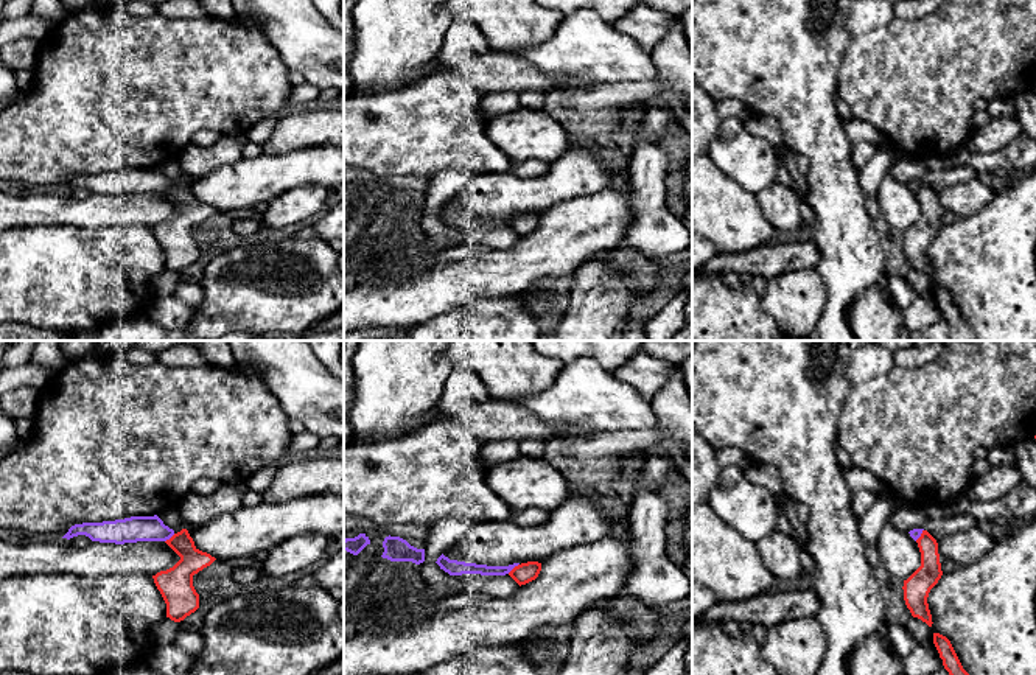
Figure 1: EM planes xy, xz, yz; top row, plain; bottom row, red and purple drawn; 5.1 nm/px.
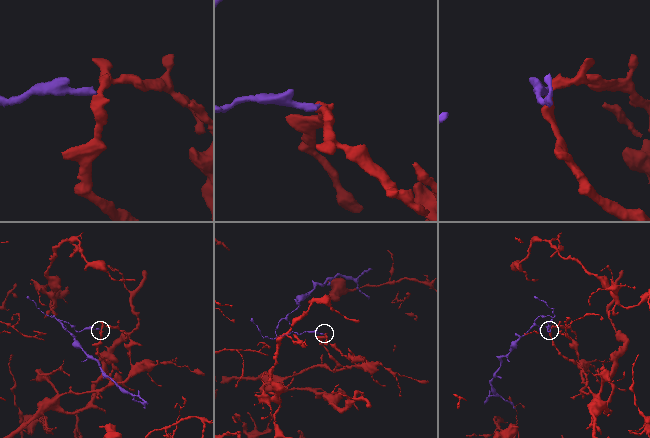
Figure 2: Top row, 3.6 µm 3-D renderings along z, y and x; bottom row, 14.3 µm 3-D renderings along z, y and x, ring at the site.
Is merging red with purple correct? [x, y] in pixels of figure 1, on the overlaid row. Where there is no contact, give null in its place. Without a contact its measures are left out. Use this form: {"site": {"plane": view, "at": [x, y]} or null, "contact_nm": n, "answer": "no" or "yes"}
{"site": {"plane": "xz", "at": [514, 568]}, "contact_nm": 80, "answer": "no"}

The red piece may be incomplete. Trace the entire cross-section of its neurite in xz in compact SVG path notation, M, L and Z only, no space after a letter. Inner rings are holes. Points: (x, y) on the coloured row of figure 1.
M527 561L515 566L509 575L521 586L526 585L538 577L541 571L541 563L538 561Z

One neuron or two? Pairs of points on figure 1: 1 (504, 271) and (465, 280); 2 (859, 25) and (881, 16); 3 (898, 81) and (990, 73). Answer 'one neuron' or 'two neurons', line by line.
1: one neuron
2: one neuron
3: one neuron

